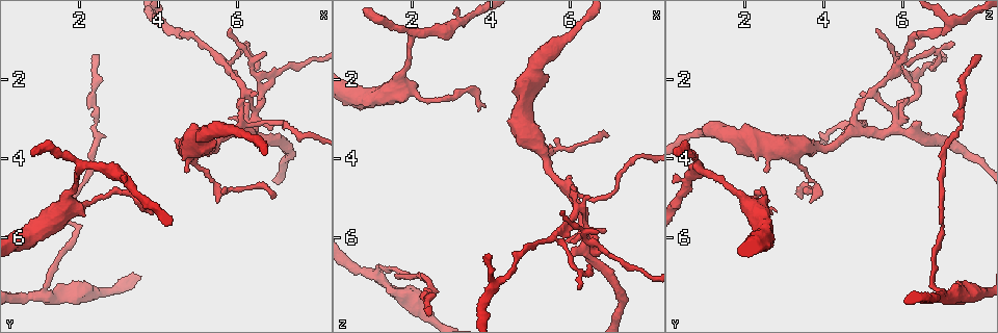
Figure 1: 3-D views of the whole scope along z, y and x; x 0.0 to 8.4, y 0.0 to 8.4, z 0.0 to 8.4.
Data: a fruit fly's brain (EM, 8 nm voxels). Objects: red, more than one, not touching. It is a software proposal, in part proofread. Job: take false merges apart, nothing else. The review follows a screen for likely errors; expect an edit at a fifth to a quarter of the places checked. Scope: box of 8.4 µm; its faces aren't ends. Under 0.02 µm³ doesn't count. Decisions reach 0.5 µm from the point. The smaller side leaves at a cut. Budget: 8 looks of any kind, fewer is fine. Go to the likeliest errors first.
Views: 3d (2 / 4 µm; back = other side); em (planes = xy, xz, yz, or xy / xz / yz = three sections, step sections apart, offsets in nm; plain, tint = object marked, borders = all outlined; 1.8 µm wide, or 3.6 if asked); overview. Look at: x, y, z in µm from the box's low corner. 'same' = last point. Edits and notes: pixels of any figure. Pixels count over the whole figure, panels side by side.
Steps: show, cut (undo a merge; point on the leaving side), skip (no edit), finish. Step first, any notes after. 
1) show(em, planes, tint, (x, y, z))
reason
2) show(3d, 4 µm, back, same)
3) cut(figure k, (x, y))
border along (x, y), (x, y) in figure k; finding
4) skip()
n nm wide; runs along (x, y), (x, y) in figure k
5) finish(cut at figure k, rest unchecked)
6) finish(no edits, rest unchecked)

show(em, yz, step 4, tint, (4.10, 0.60, 7.20))
abrupt turn

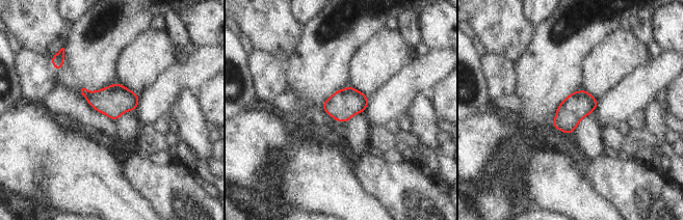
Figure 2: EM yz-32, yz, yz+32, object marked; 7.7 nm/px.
skip()
220 nm wide; one cell here

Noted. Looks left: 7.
show(em, yz, step 16, tint, (2.00, 4.20, 0.85))
three-way junction

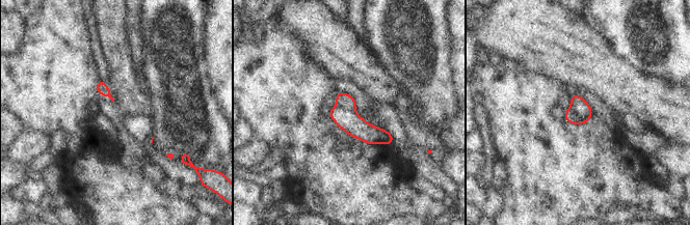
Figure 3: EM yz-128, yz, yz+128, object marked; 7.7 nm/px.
cut(figure 3, (578, 104))
border along (571, 108), (576, 113), (589, 117) in figure 3; a second cell is stuck on

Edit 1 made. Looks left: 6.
show(overview)

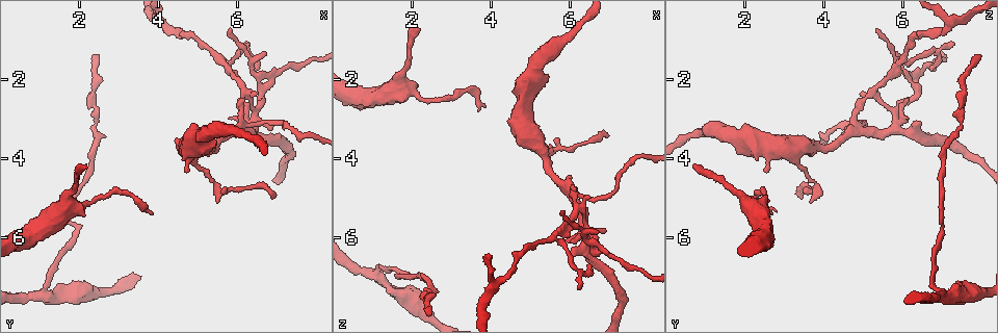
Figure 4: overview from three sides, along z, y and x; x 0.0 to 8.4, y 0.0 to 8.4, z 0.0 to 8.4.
show(em, 3.6 µm, planes, borders, (6.40, 3.20, 5.80))
three arms meet

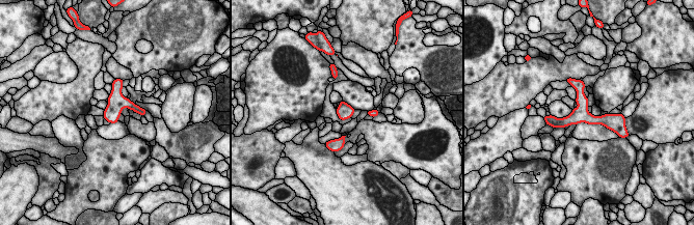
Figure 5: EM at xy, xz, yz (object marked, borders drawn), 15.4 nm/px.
skip()
runs along (574, 82), (583, 111), (606, 123) in figure 5; all the same cell

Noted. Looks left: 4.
finish(cut at figure 3, rest unchecked)

